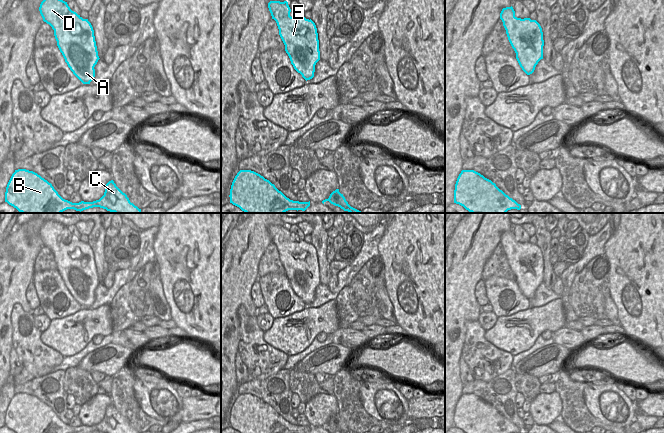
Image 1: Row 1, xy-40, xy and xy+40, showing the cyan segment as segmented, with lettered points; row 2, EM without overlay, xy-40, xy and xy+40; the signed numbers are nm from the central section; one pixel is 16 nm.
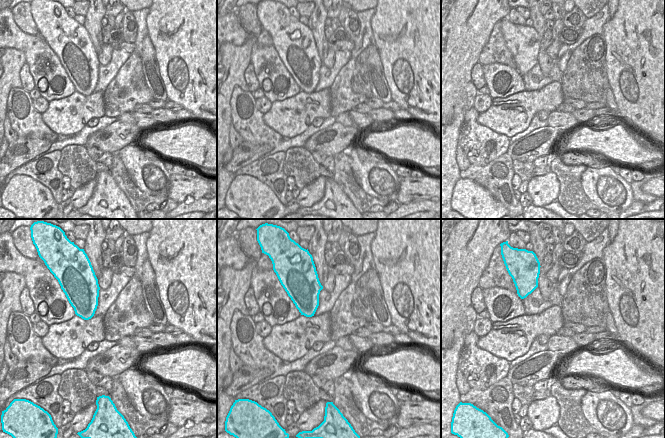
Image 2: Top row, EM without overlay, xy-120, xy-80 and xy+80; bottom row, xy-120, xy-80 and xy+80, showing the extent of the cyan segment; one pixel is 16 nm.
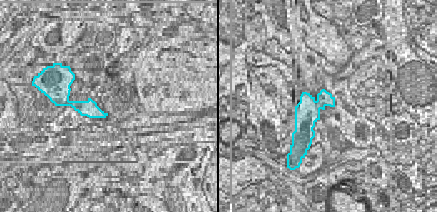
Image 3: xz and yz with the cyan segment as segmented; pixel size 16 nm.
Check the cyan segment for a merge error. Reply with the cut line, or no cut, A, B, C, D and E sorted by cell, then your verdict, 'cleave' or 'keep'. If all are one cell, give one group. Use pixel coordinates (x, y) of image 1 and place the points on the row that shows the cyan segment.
cut none; groups A B C D E; keep

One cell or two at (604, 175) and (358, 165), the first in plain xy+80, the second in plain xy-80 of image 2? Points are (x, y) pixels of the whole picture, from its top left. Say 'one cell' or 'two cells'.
one cell

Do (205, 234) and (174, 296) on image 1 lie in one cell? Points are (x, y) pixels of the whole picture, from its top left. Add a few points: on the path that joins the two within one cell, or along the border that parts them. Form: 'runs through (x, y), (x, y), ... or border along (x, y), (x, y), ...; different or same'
runs through (205, 249), (205, 265), (189, 281); same

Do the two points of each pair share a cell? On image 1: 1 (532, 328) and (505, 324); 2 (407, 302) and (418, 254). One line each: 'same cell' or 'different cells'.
1: same cell
2: same cell

